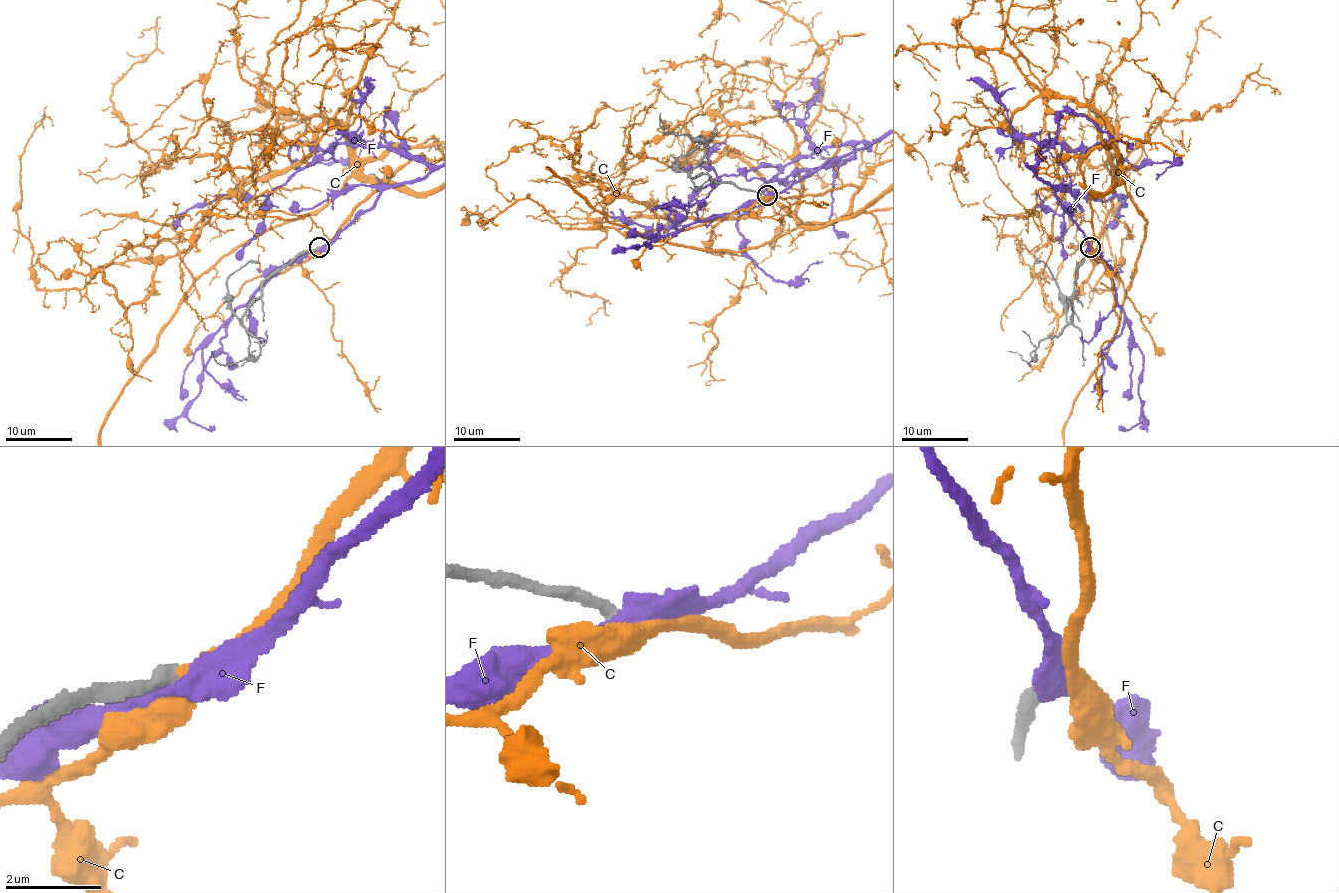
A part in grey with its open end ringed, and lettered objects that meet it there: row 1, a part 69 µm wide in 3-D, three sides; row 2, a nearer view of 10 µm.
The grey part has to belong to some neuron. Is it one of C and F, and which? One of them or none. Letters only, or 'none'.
C

